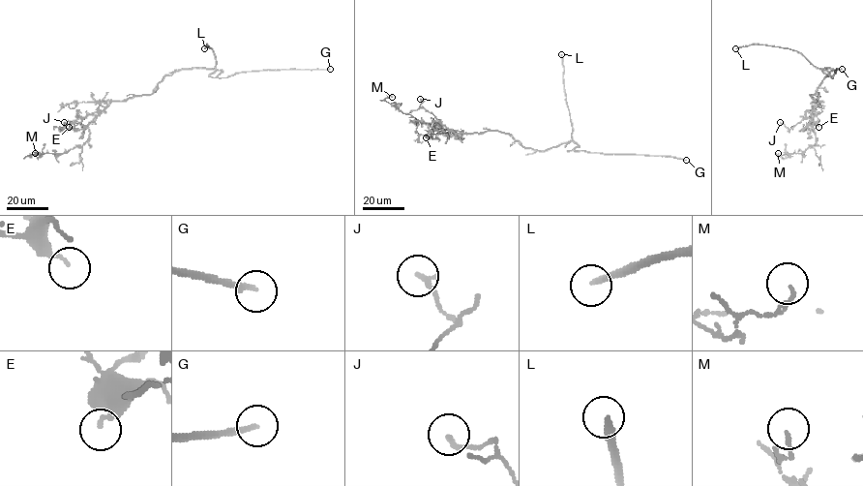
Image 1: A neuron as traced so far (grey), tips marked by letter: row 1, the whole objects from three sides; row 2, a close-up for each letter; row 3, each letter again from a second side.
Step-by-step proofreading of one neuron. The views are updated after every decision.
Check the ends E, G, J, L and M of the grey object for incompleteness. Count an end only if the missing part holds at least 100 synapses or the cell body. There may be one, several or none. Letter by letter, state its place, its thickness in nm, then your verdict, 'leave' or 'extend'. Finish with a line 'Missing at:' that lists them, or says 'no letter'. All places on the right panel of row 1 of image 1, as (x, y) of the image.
E: place (818, 127); calibre 140 nm; leave
G: place (842, 69); calibre 180 nm; extend
J: place (780, 122); calibre 180 nm; leave
L: place (735, 48); calibre 240 nm; extend
M: place (778, 153); calibre 110 nm; leave
Missing at: G, L

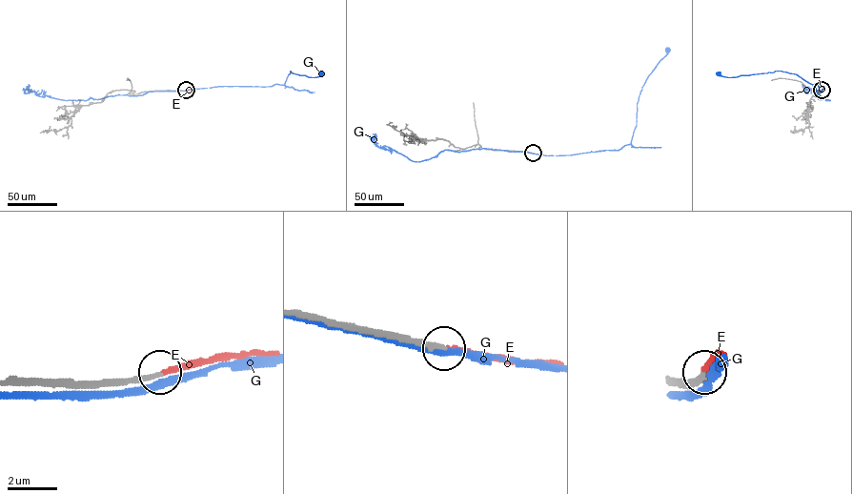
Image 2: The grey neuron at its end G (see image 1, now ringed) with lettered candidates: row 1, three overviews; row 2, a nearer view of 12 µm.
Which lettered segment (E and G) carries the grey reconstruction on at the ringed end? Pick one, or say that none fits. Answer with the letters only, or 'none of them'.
E

